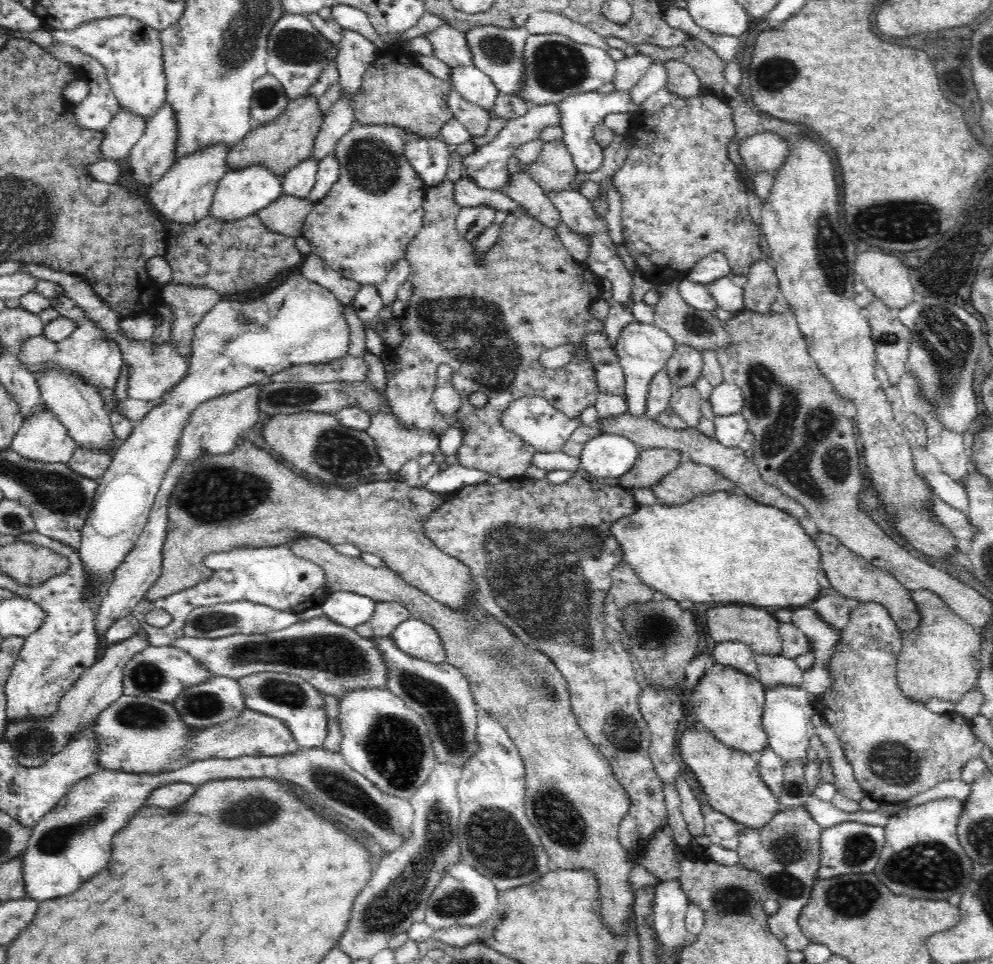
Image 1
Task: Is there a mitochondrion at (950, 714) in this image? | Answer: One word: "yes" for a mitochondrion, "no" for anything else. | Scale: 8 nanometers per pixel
no

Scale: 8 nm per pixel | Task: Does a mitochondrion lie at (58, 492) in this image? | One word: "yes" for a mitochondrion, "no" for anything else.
yes

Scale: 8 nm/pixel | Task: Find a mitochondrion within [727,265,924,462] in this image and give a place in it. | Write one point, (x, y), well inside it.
(886, 339)

